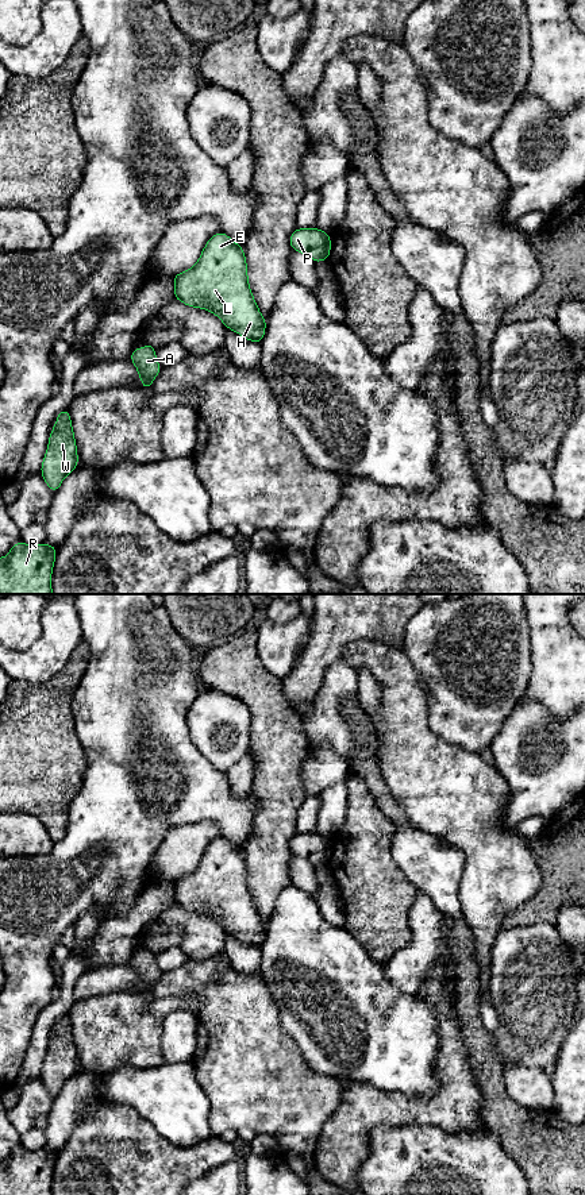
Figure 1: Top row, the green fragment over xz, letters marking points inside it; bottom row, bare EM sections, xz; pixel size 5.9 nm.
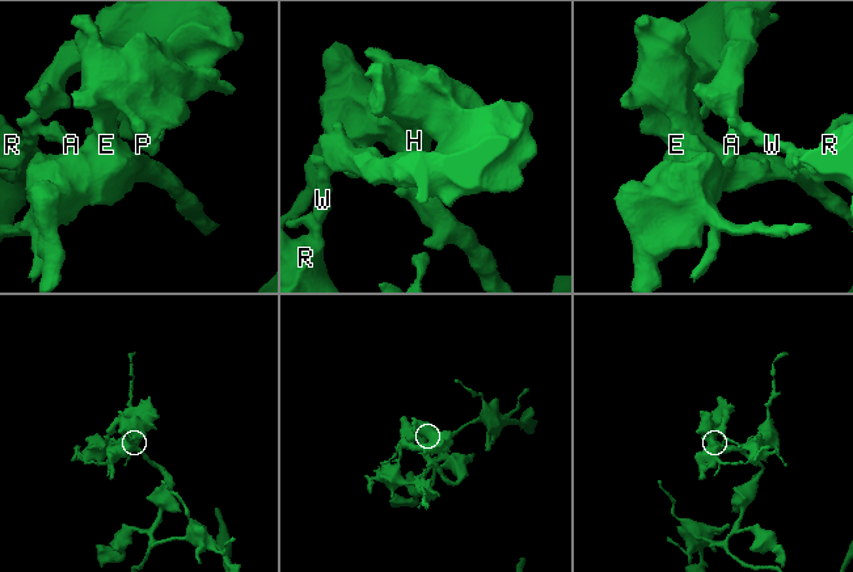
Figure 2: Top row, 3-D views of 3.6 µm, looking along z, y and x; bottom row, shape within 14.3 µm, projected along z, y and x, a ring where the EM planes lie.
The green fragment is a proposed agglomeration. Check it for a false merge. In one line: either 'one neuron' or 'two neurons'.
one neuron

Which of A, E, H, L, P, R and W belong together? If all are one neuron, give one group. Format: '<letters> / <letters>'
A E H L P R W

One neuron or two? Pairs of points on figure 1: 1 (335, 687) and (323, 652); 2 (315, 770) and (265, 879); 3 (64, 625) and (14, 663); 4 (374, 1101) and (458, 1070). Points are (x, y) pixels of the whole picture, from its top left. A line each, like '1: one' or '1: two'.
1: two
2: two
3: one
4: one

